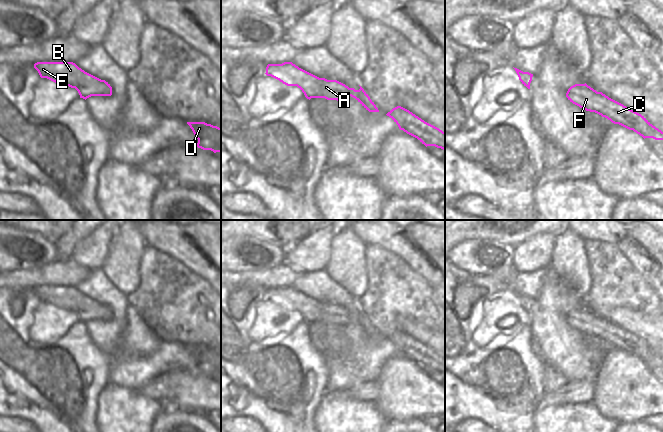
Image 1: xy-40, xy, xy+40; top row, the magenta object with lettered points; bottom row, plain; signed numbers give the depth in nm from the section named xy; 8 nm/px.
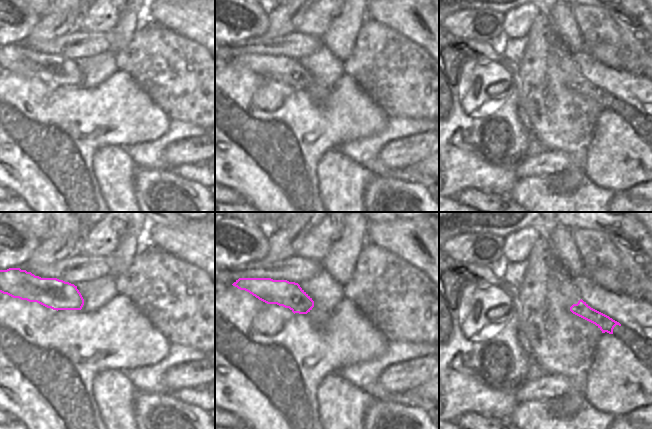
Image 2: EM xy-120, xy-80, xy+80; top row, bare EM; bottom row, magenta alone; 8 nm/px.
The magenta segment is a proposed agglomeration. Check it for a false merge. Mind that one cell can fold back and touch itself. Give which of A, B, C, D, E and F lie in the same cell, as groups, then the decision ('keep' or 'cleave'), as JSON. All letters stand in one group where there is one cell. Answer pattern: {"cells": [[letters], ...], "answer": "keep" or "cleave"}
{"cells": [["A", "B", "C", "D", "E", "F"]], "answer": "keep"}

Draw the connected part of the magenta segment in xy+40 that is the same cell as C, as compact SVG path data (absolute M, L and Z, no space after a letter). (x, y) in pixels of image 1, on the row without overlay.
M586 307L571 310L566 321L583 334L595 336L614 348L633 354L644 363L663 364L663 356L653 350L644 340L609 322L602 316L597 316Z

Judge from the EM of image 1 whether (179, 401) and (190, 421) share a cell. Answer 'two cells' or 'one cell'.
two cells

